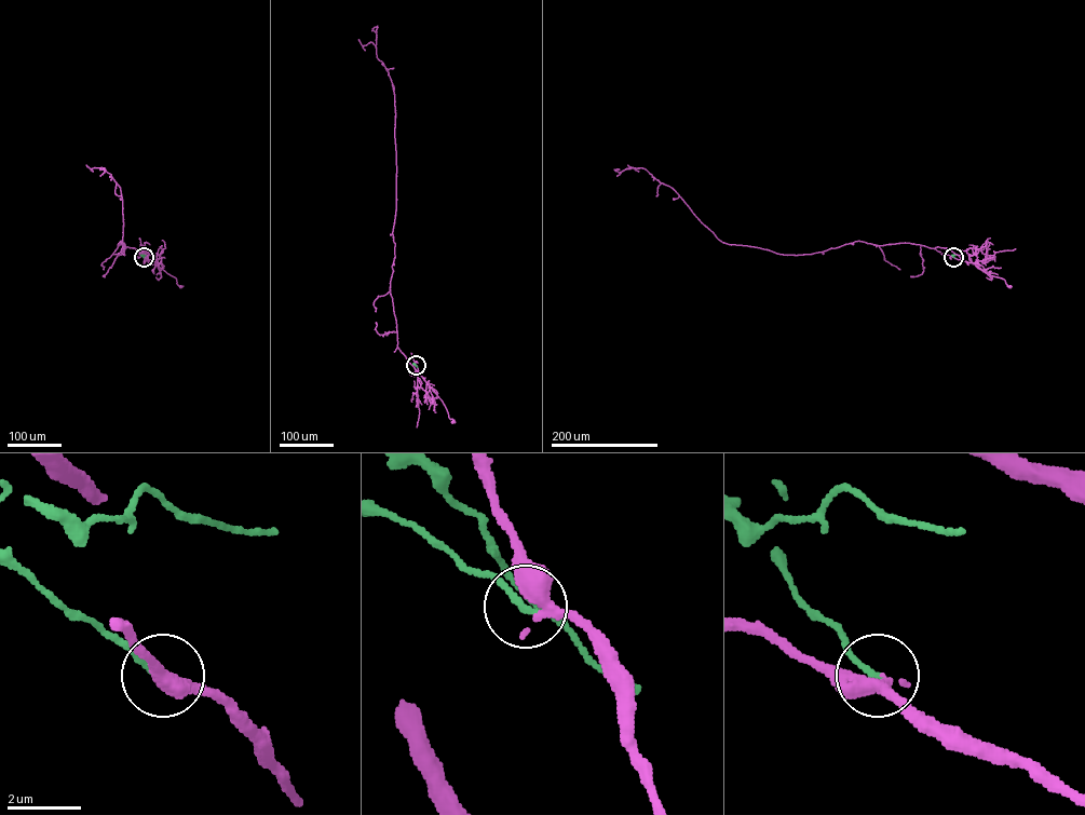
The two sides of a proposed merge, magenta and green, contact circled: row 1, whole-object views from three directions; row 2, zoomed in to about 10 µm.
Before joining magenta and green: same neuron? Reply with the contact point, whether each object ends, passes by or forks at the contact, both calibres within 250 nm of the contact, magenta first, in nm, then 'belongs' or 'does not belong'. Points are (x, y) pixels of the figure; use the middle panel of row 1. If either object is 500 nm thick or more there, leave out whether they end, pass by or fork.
at (416, 365); magenta passes by; green ends there; 280 nm thick on the magenta side, 180 nm on the other; belongs

